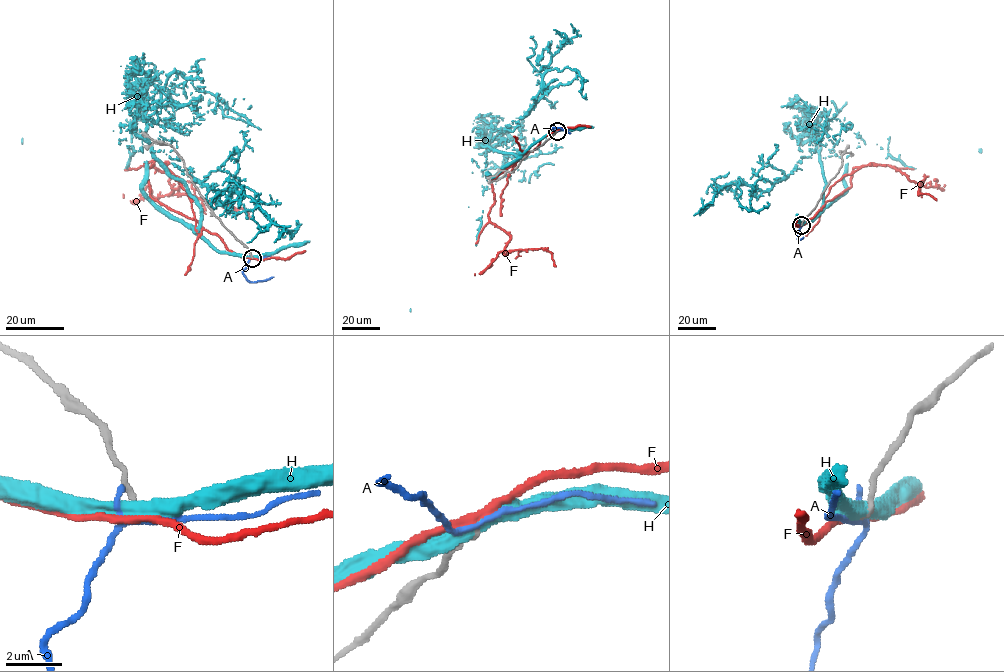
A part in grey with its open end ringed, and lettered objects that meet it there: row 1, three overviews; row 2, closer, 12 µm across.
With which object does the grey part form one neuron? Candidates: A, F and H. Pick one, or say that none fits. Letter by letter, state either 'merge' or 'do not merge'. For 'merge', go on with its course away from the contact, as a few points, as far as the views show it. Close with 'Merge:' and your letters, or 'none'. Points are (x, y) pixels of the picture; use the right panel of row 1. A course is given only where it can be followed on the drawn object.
A: do not merge
F: do not merge
H: do not merge
Merge: none

